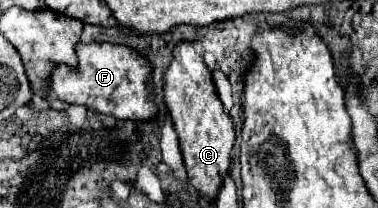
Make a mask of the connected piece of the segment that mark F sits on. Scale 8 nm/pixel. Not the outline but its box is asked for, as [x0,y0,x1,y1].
[47,43,157,119]

